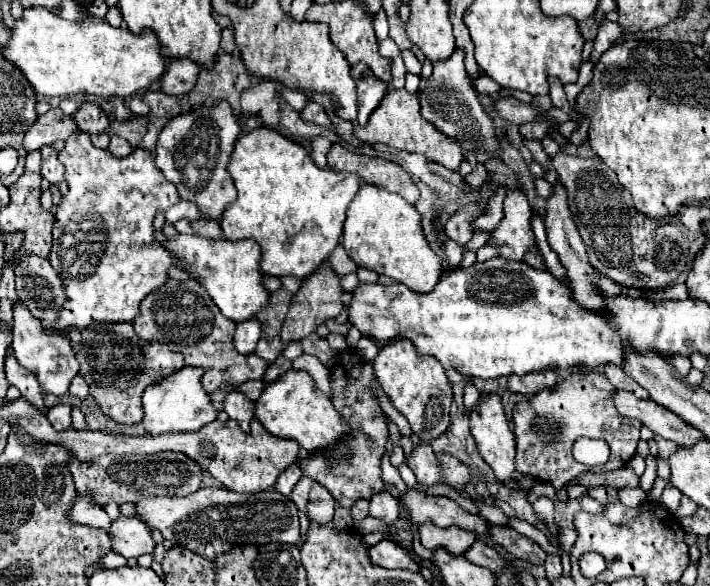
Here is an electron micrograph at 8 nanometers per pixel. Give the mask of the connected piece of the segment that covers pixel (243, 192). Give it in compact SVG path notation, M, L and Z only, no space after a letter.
M270 127L238 137L228 163L238 197L224 209L222 235L228 241L254 239L262 247L262 271L304 279L330 257L340 241L346 209L360 189L356 173L320 169L310 153Z

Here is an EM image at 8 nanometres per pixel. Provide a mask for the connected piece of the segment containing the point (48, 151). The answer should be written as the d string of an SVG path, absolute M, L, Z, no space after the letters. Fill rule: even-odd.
M44 145L42 149L42 177L48 179L54 185L60 185L64 179L64 165L58 159L58 151L54 151L50 145Z

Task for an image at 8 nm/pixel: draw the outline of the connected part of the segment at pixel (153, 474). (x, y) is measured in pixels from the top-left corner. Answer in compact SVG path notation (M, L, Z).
M164 451L164 453L156 453L150 457L142 457L142 455L102 455L96 457L92 461L78 461L74 455L68 457L68 469L74 477L74 485L78 495L88 495L88 499L92 499L92 503L106 507L110 501L122 505L126 501L138 503L138 499L146 499L146 497L188 497L194 491L200 489L202 485L202 477L204 471L200 465L196 465L194 459L188 459L184 453L172 453L172 451Z

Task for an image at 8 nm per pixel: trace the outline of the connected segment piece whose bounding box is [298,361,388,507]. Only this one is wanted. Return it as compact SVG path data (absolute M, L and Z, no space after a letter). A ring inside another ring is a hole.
M336 363L332 367L330 387L340 389L340 415L352 427L352 435L344 439L344 443L332 447L332 451L316 451L316 455L300 457L298 463L304 477L310 477L324 485L340 505L352 507L358 499L370 499L372 495L384 491L380 463L388 441L388 419L378 403L378 397L372 391L376 387L372 363Z

